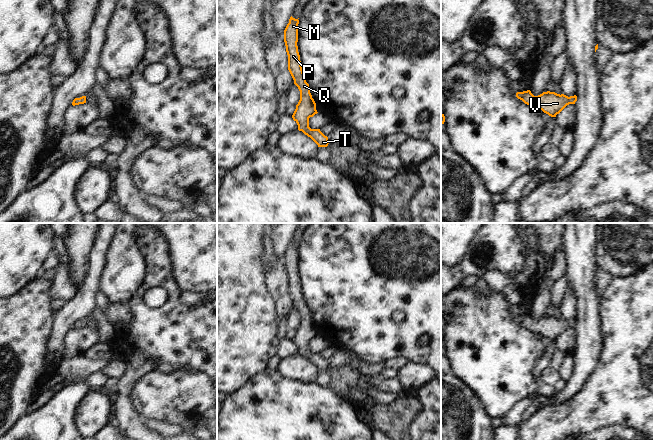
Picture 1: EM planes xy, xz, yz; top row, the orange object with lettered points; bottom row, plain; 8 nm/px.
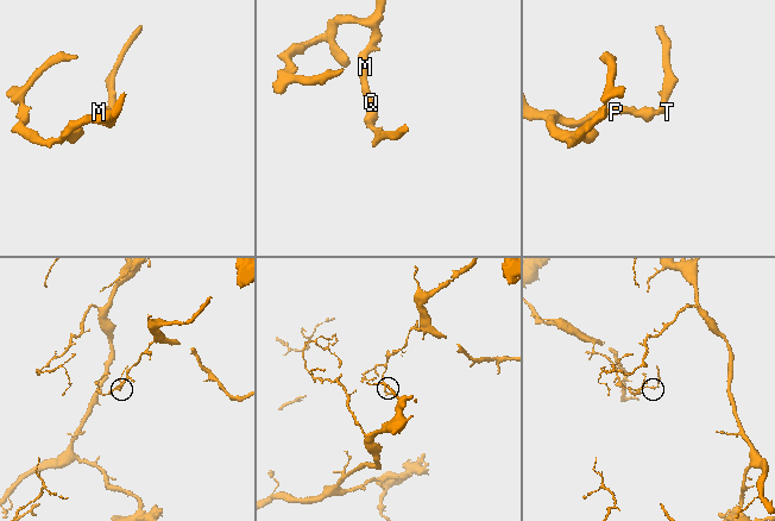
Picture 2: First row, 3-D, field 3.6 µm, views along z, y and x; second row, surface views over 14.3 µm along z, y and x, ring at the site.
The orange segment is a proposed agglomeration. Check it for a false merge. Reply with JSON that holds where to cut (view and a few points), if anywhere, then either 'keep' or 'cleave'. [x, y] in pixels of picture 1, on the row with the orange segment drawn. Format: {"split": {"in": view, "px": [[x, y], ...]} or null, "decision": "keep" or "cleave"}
{"split": null, "decision": "keep"}

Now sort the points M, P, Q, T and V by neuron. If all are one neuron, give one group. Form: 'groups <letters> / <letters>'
groups M P Q T V

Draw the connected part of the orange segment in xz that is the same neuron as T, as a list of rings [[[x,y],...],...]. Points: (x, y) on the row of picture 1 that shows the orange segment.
[[[291,16],[284,30],[284,42],[288,55],[288,70],[294,80],[294,84],[300,91],[300,100],[296,105],[292,118],[297,123],[298,130],[310,137],[318,147],[327,147],[329,144],[328,137],[325,136],[320,129],[311,129],[309,127],[309,118],[318,112],[301,66],[297,46],[298,24],[299,20]]]

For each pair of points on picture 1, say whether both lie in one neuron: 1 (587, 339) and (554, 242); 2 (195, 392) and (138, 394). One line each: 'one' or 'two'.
1: two
2: one

